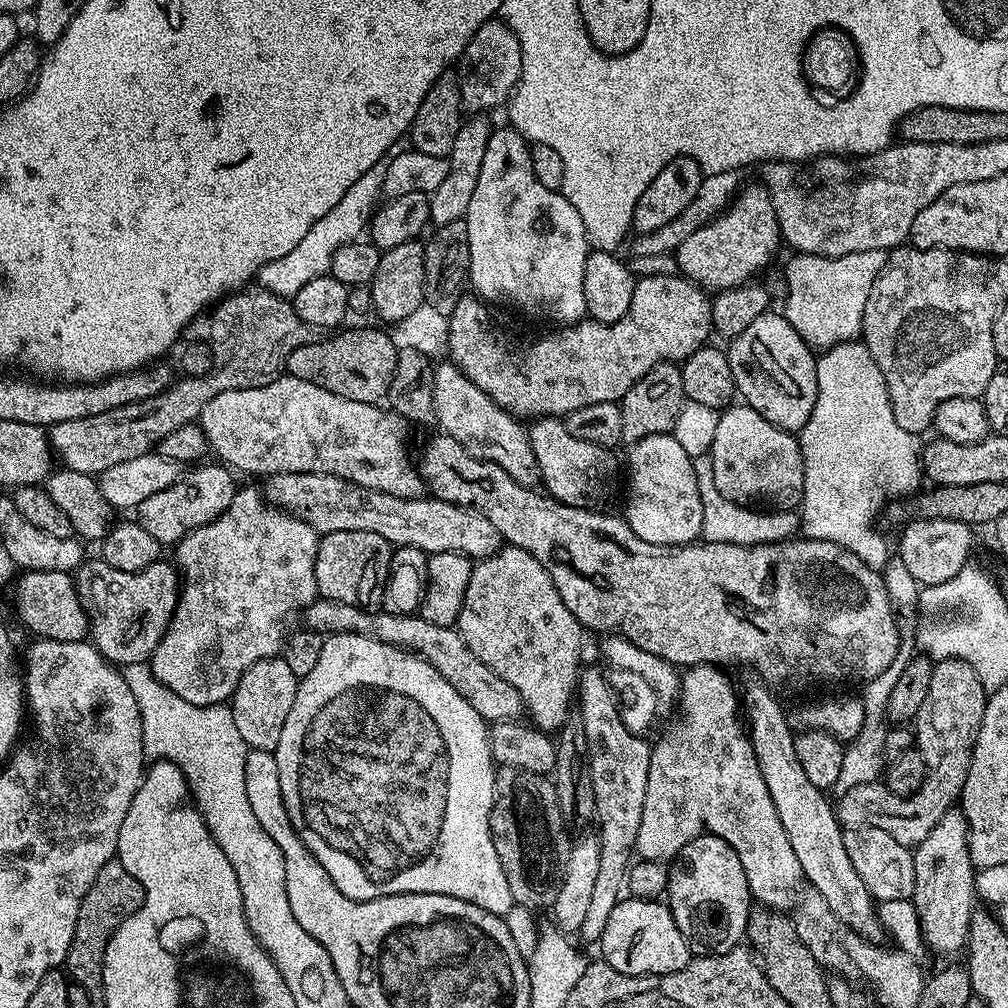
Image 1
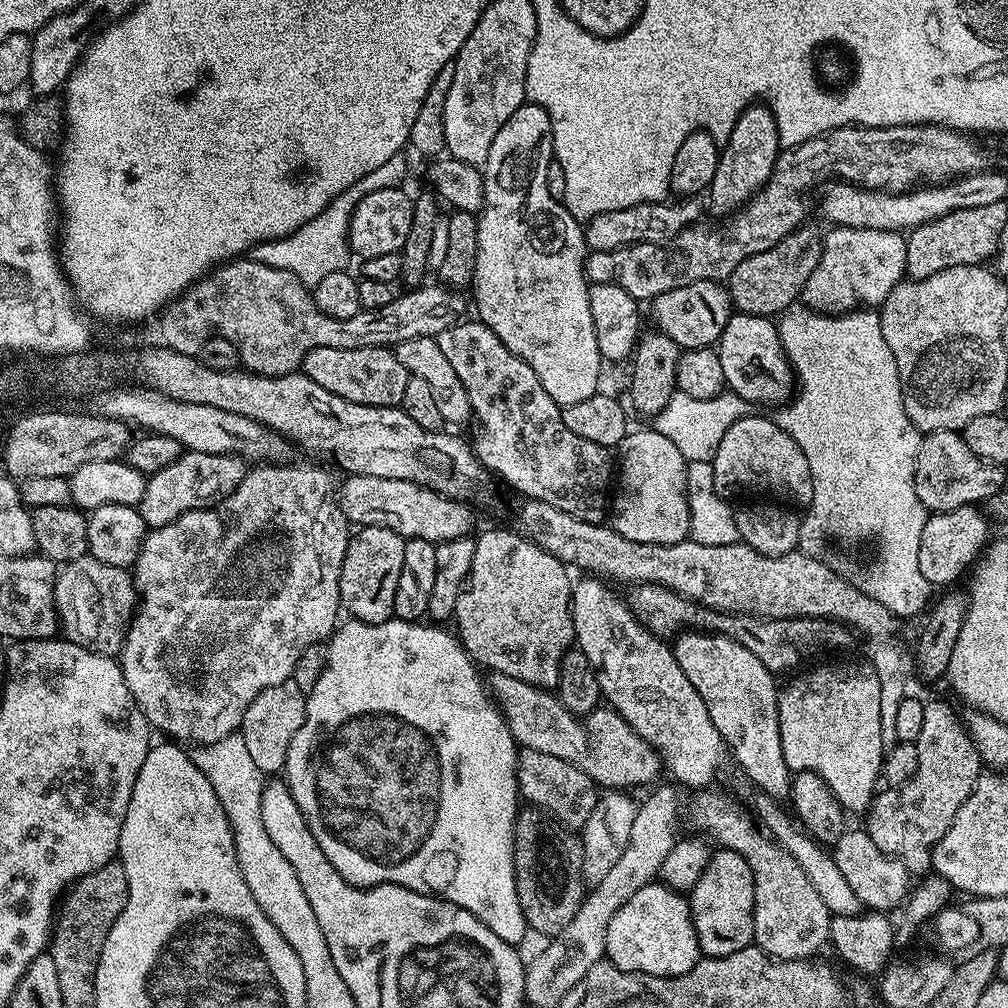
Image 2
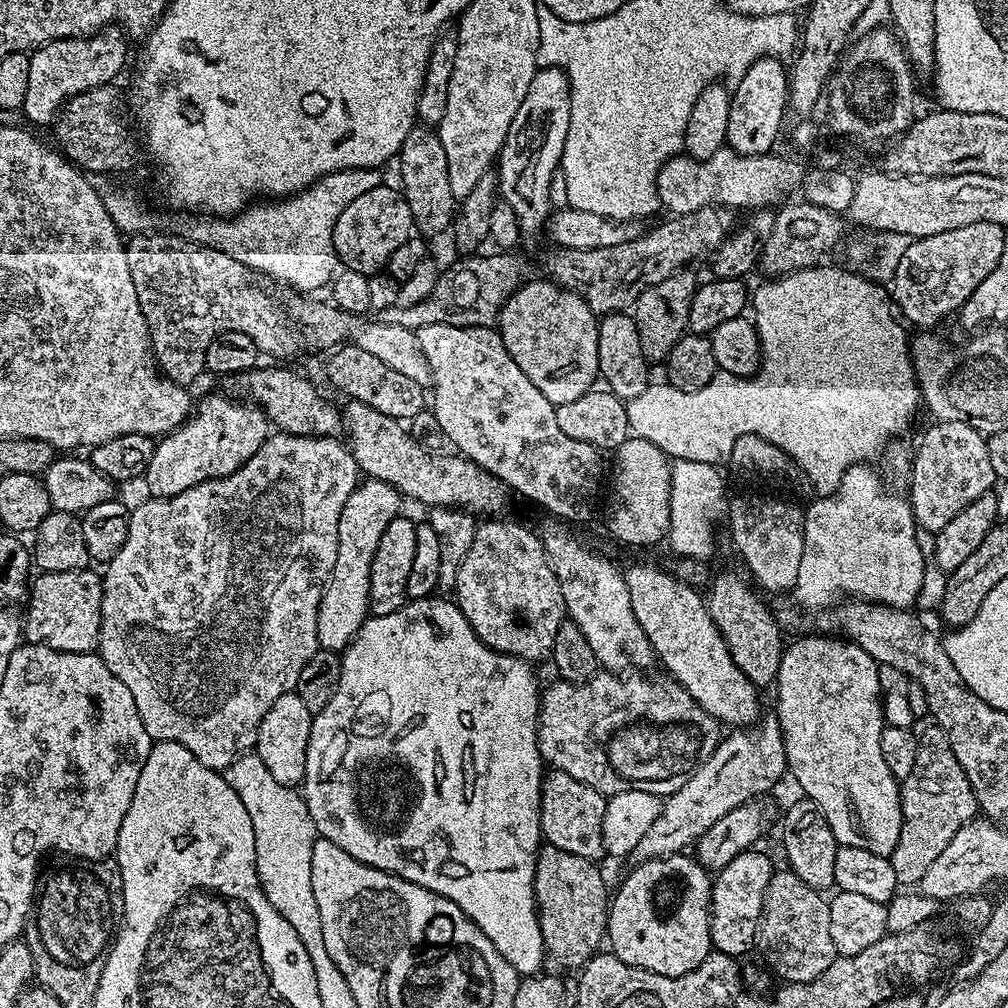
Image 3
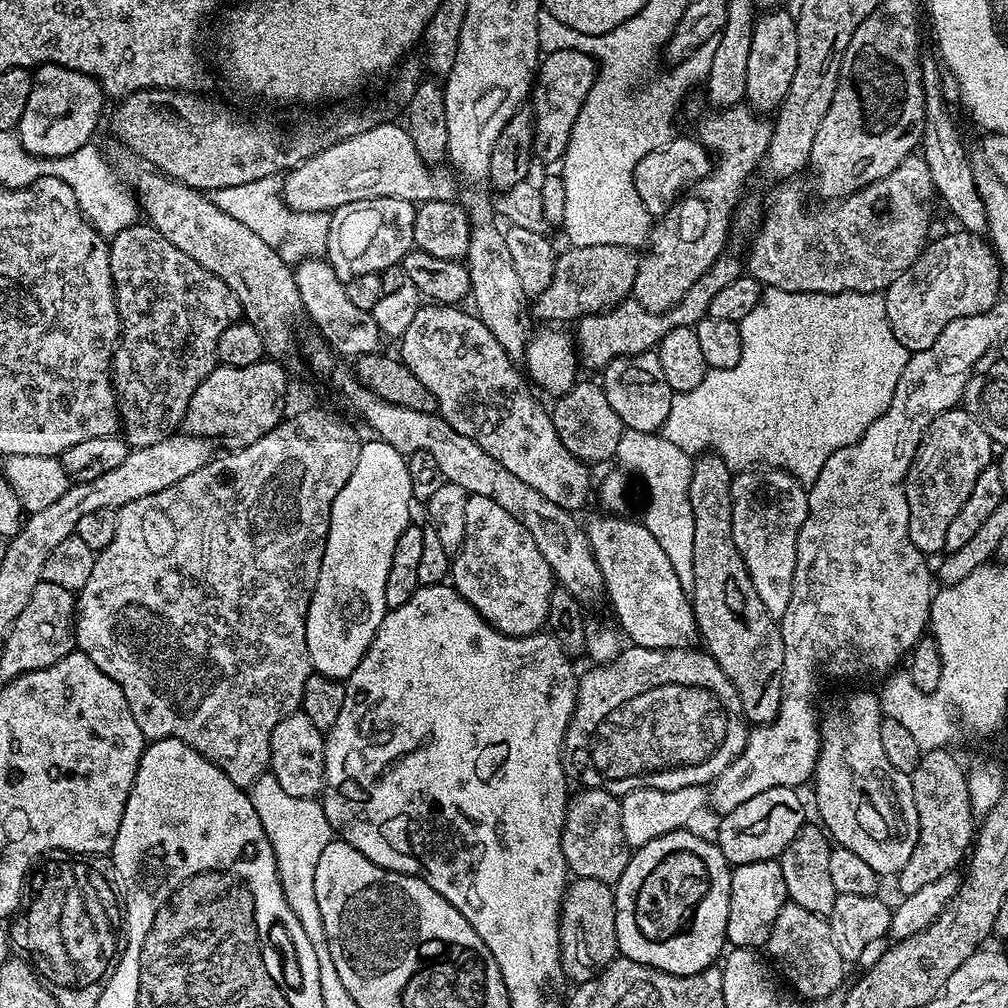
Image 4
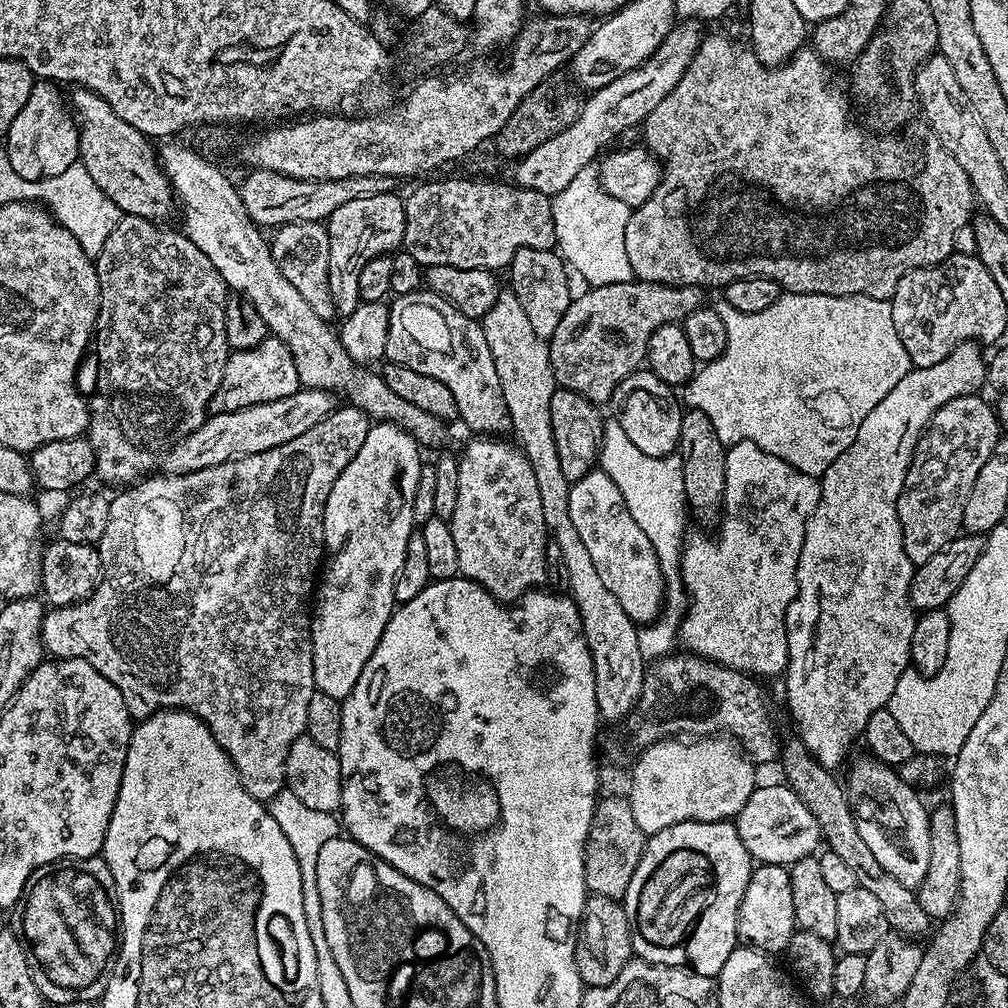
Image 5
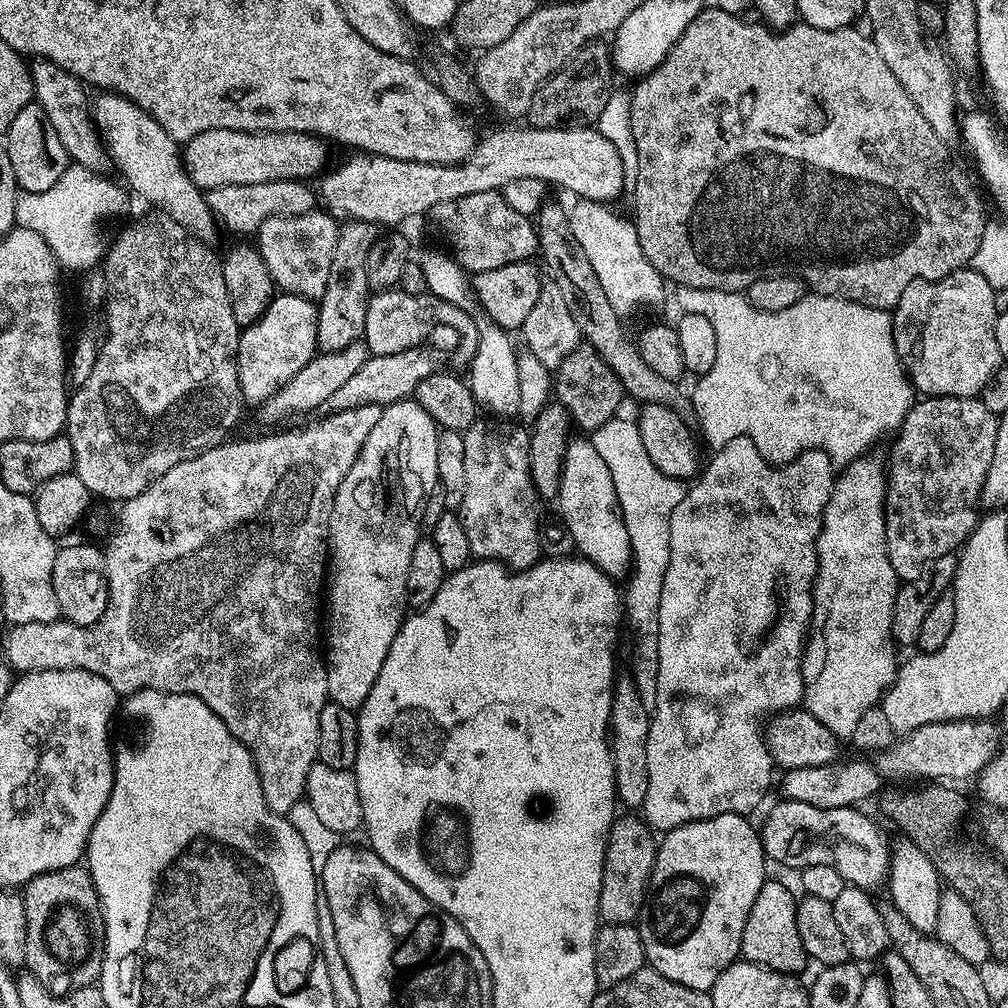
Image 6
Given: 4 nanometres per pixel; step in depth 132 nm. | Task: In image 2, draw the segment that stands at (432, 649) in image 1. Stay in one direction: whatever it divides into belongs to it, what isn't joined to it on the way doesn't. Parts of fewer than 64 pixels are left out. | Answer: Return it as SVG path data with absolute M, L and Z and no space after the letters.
M489 671L486 676L486 687L510 726L510 734L520 748L538 750L542 754L551 754L553 758L562 758L562 762L570 762L578 766L594 783L604 790L632 790L639 784L651 785L659 772L662 772L660 756L643 738L620 717L619 712L611 706L595 708L593 712L581 718L574 716L566 706L562 706L555 691L539 688L533 684L522 682L510 674Z

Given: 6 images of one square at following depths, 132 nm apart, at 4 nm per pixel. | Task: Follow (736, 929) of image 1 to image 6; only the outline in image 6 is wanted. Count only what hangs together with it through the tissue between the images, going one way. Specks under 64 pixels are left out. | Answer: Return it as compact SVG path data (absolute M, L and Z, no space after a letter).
M765 879L762 890L758 890L758 898L754 898L754 906L750 906L750 914L742 930L740 956L755 964L772 968L775 972L800 974L810 964L810 957L798 934L797 903L797 893L792 893L782 881Z

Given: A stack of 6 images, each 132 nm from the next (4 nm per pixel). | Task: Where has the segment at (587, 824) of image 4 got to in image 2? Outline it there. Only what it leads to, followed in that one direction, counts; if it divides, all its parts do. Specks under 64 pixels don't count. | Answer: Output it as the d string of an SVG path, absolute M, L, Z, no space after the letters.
M519 749L516 777L521 797L531 807L547 812L557 825L569 830L582 829L598 801L598 786L585 772L578 770L578 766L538 750Z

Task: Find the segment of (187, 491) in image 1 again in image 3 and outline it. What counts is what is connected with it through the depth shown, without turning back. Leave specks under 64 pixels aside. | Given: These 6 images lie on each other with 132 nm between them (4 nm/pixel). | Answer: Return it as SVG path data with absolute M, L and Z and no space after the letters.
M227 394L219 395L208 396L201 404L199 401L179 428L156 440L154 458L150 458L150 466L142 477L149 497L165 500L190 490L190 486L234 474L268 441L270 425L261 408Z

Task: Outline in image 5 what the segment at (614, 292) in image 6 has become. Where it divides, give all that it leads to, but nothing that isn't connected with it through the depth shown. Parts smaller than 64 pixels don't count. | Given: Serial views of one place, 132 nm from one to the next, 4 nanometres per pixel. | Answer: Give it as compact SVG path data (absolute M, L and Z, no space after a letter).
M595 171L579 172L566 190L555 193L552 208L559 255L567 261L575 275L577 272L585 280L585 285L601 288L633 279L625 247L630 209L626 202L618 202L617 198L604 192Z

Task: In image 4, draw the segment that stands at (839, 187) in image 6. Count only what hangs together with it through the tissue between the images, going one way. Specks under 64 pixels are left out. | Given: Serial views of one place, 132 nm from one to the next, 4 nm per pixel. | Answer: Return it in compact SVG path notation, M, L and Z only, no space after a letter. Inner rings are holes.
M747 106L735 108L721 108L711 110L696 124L695 139L699 140L709 153L715 154L711 172L705 180L699 180L697 184L683 198L677 199L653 223L650 233L650 247L645 256L639 261L636 268L636 277L632 287L632 296L638 301L647 312L668 312L714 266L714 262L725 255L728 244L728 236L732 232L732 221L736 215L736 205L742 200L740 191L744 188L744 179L755 170L761 167L762 161L768 155L768 147L774 131L773 125L768 124L763 115L757 114ZM913 154L904 159L886 178L874 182L865 188L859 188L854 194L844 197L843 200L835 201L831 206L820 206L824 208L808 208L804 201L804 192L796 185L796 182L788 182L772 196L772 205L769 203L764 209L764 218L762 223L757 227L754 235L751 237L752 249L746 256L746 272L752 276L762 286L777 288L778 290L790 290L791 292L821 292L822 294L838 294L839 292L879 292L883 293L904 273L912 263L923 254L926 245L929 243L928 227L932 224L932 216L928 213L928 200L933 199L934 189L932 179L930 178L930 166L924 161L923 155Z

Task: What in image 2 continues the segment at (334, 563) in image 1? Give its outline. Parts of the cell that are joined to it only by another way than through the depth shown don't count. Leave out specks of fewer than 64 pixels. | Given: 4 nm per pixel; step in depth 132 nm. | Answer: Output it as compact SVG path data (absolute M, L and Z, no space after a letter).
M382 526L360 528L351 533L340 566L340 602L353 620L381 624L394 616L394 593L398 574L402 574L402 550L405 537Z

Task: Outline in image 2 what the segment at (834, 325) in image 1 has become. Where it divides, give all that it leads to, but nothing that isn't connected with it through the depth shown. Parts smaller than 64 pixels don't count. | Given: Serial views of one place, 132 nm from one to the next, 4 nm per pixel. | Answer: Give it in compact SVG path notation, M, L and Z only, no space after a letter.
M869 228L829 229L823 237L824 248L818 266L801 292L803 303L819 312L839 314L857 306L879 306L890 290L907 273L907 237L892 231L872 231Z

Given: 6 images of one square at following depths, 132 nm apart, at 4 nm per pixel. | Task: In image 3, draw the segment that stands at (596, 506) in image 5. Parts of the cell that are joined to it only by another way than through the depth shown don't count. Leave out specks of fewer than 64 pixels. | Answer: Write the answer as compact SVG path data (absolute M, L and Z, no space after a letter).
M636 564L632 569L627 569L624 572L624 581L626 586L630 590L630 606L634 606L634 618L638 618L638 626L642 626L642 630L646 630L646 638L650 638L650 646L656 652L656 660L659 663L664 663L664 668L669 677L673 681L681 684L686 691L690 694L690 698L702 708L706 713L712 715L714 719L718 720L721 725L727 726L727 724L732 724L728 726L752 726L761 719L762 711L760 712L760 696L758 693L757 685L754 685L750 682L750 678L746 678L746 674L742 674L742 670L738 670L738 666L734 666L734 658L730 658L730 650L726 646L726 642L722 638L720 631L714 622L710 618L708 613L707 603L702 599L701 593L700 596L695 587L689 584L687 580L682 580L678 576L674 575L671 571L663 572L660 568L655 568L652 564Z

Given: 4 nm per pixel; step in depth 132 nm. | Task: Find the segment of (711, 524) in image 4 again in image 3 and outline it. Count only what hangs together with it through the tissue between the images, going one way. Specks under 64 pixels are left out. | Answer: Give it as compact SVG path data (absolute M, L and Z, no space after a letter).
M736 572L718 573L713 578L712 585L710 580L707 585L708 596L706 592L708 613L730 650L730 658L734 658L734 666L738 666L738 670L742 670L742 674L746 674L752 684L771 685L778 674L786 640L780 637L781 625L778 620L776 625L771 610L764 605L765 597L745 580Z

